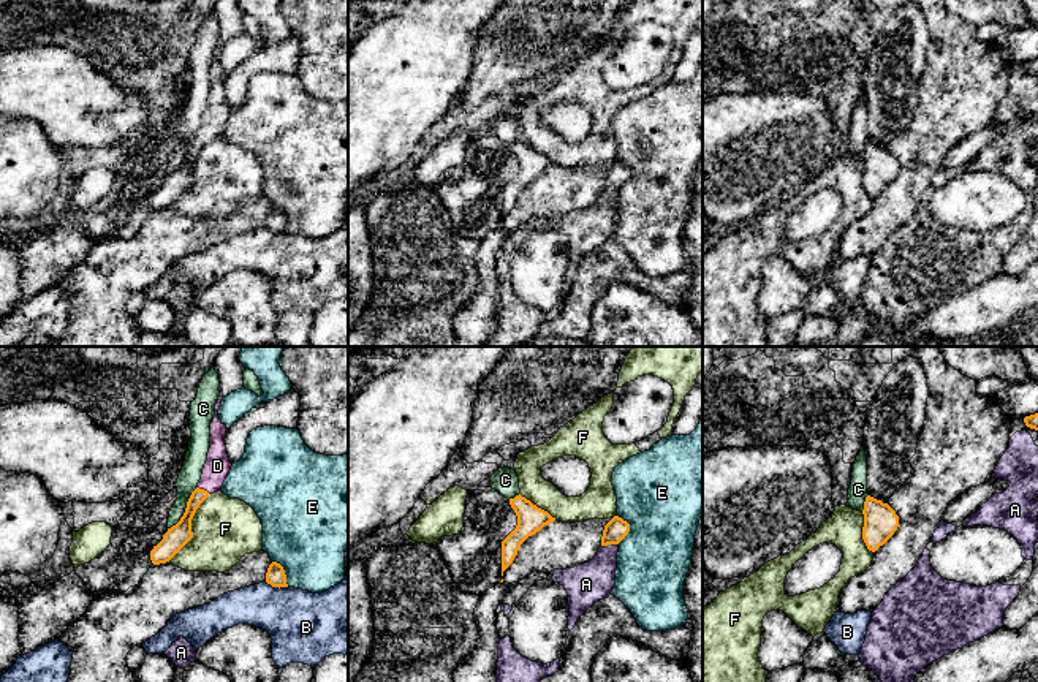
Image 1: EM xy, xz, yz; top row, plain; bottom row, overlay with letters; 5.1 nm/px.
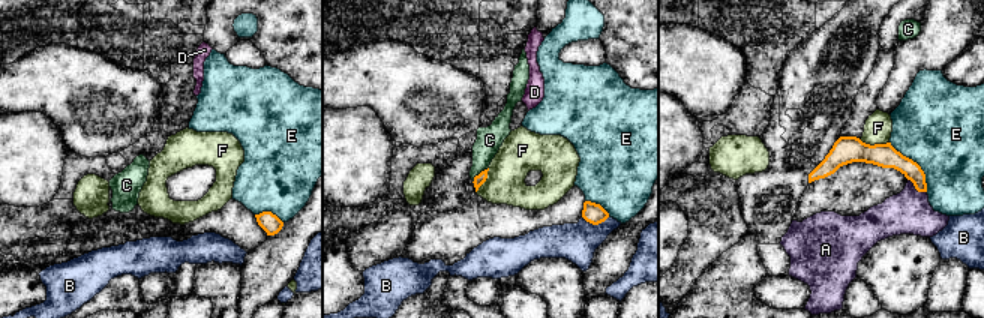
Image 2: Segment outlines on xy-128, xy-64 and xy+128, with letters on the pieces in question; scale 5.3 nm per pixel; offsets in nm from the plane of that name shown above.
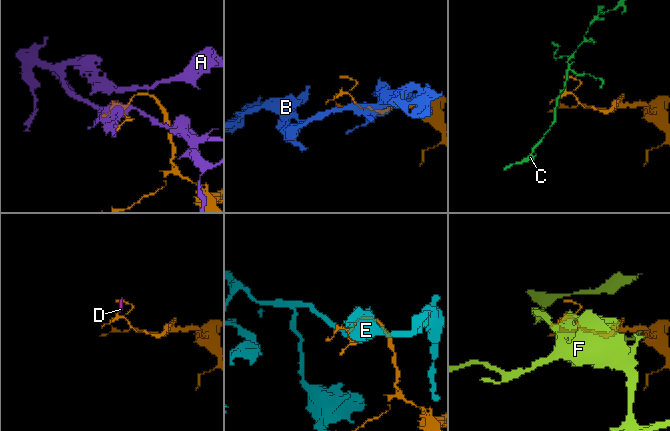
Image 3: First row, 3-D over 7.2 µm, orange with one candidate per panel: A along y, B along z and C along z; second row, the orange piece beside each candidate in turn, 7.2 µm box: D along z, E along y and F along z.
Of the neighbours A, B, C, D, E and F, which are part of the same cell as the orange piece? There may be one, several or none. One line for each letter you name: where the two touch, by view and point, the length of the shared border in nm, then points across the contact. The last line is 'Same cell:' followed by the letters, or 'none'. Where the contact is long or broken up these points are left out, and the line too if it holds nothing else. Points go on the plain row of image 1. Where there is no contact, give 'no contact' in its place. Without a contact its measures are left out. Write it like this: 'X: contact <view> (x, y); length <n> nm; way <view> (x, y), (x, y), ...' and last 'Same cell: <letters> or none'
D: contact xy (203, 135); length 80 nm; way xy (181, 178), (193, 147), (203, 135), (211, 127), (217, 111)
Same cell: D

